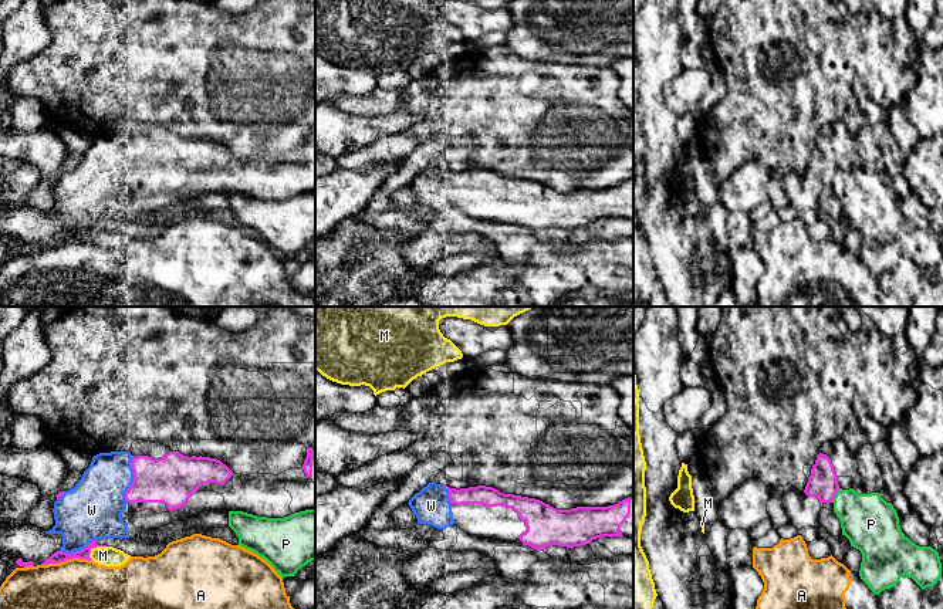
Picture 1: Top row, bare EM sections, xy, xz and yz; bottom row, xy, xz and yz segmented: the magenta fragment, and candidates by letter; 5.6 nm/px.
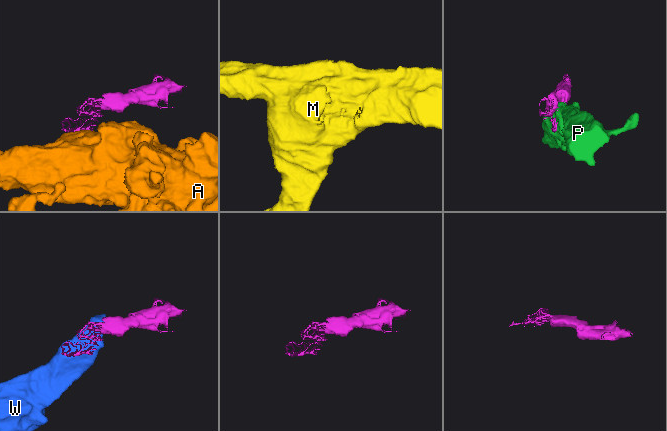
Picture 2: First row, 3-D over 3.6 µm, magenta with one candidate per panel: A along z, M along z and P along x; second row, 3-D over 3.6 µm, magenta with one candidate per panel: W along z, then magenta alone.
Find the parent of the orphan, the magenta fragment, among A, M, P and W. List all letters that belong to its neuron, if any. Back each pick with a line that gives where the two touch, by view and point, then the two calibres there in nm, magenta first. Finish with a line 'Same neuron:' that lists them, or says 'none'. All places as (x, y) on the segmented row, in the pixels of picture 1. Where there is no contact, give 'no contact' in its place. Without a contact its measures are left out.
W: xy (134, 479) | 280/320 nm
Same neuron: W

